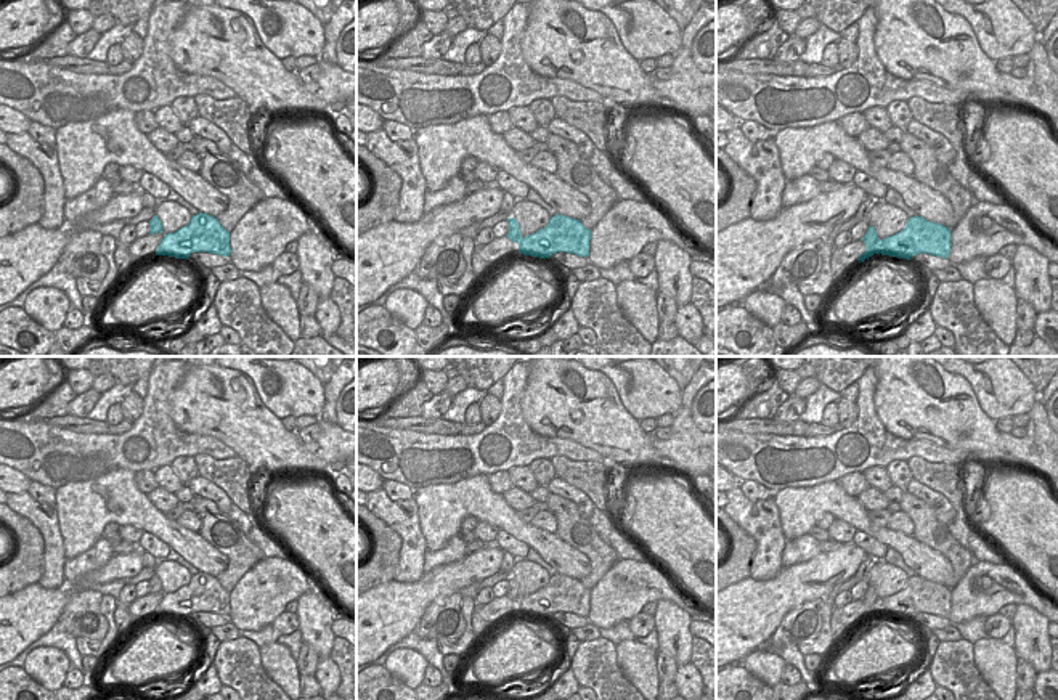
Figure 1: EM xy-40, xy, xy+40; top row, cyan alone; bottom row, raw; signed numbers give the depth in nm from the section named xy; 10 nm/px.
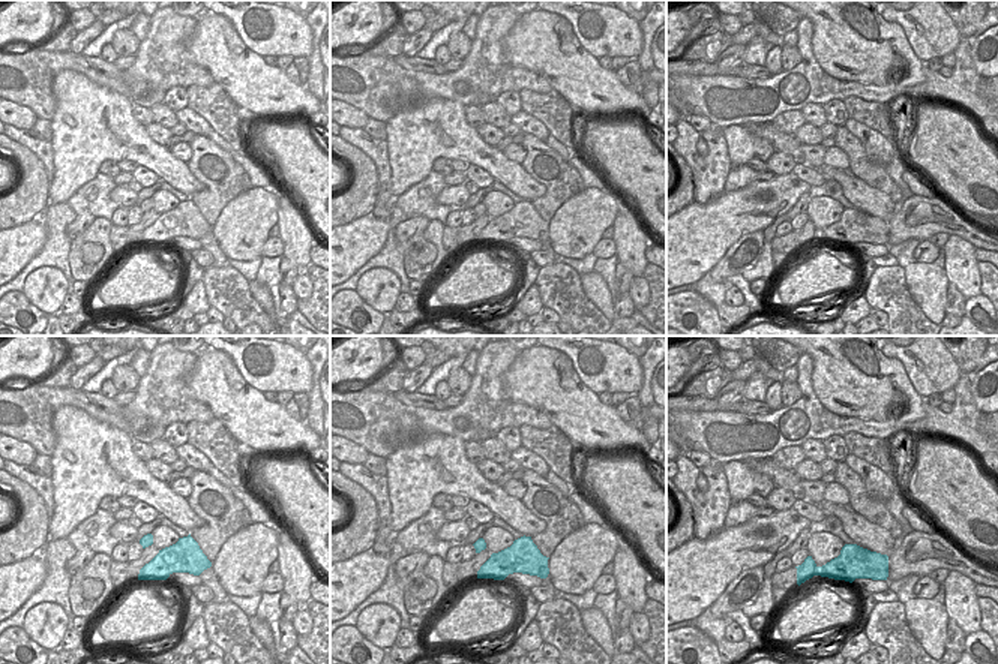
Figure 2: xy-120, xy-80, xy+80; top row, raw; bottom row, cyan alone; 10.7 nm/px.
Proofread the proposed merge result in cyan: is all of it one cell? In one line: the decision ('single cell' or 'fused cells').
fused cells

